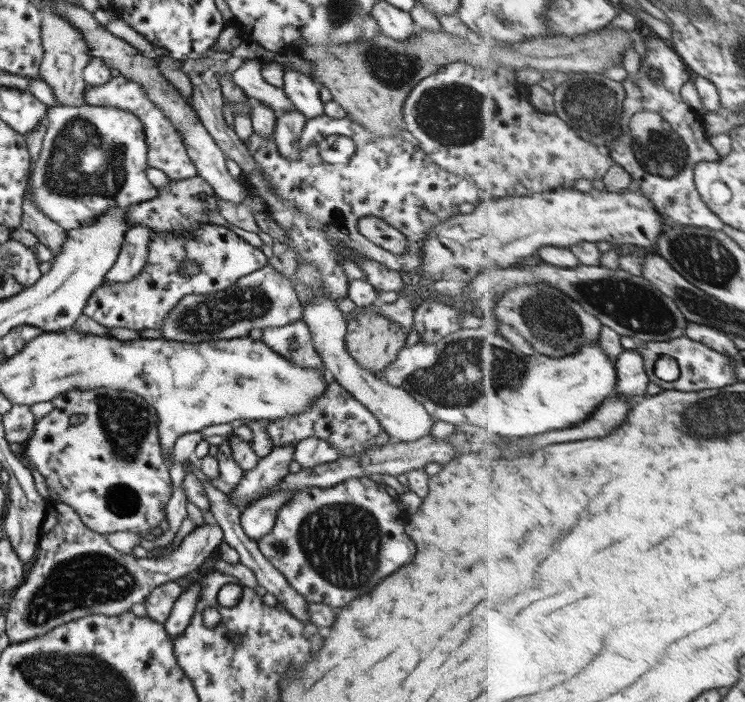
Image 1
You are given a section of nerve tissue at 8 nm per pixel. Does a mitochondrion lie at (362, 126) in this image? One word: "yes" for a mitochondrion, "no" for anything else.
no

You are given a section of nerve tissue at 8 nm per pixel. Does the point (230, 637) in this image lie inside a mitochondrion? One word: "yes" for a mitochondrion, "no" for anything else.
no

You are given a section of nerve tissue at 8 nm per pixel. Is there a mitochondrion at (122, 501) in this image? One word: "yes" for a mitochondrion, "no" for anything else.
yes

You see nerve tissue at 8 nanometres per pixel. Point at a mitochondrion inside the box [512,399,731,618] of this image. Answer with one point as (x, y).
(564, 479)

